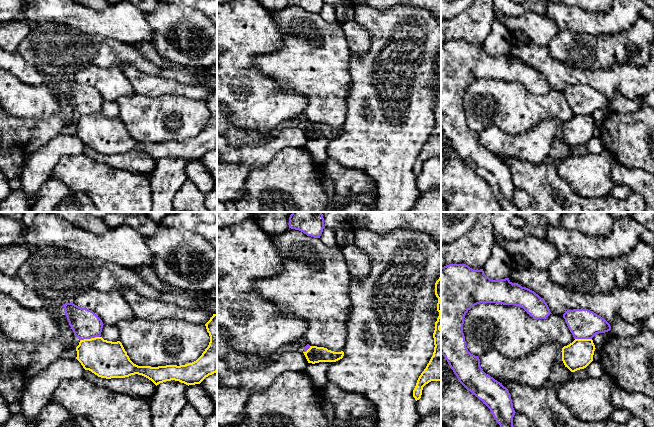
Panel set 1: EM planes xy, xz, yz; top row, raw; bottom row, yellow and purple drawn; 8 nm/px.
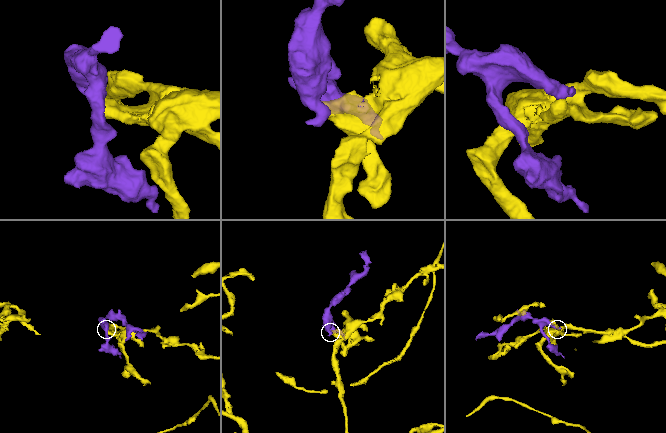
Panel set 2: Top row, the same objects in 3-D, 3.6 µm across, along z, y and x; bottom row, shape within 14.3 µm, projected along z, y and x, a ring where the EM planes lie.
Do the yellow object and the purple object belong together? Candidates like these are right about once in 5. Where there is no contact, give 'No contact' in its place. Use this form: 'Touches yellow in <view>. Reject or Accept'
Touches yellow in xy. Reject

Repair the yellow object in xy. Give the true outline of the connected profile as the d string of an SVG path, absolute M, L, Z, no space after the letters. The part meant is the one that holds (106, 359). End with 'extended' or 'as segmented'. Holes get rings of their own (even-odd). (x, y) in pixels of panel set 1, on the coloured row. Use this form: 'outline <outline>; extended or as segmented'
outline M217 313L205 326L210 336L208 347L196 361L185 365L138 366L130 360L120 341L107 341L102 337L80 340L76 359L85 370L101 378L125 378L138 374L156 386L171 380L188 386L200 384L217 372Z; as segmented

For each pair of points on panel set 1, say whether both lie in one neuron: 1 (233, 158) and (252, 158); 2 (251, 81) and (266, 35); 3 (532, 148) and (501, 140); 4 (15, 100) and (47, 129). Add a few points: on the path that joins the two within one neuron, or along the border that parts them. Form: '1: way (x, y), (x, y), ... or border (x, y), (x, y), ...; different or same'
1: way (238, 157), (247, 157); same
2: way (242, 70), (242, 59), (255, 46); same
3: way (524, 146), (509, 146); same
4: border (62, 108), (47, 120); different

